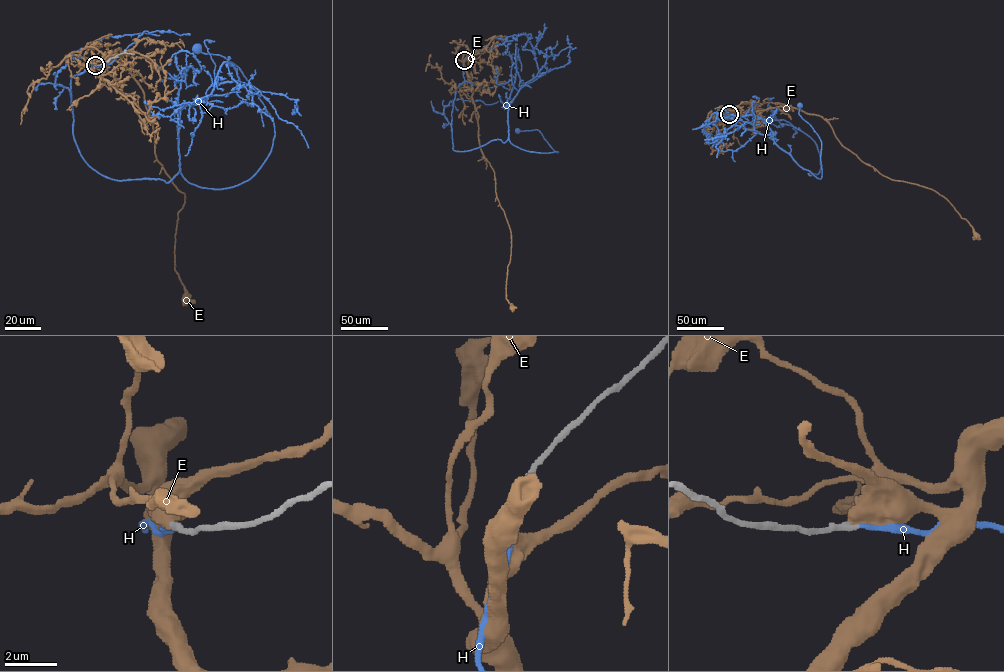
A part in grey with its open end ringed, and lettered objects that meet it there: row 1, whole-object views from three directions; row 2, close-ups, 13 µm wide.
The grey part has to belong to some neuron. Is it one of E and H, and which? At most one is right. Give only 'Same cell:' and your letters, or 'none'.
Same cell: H

